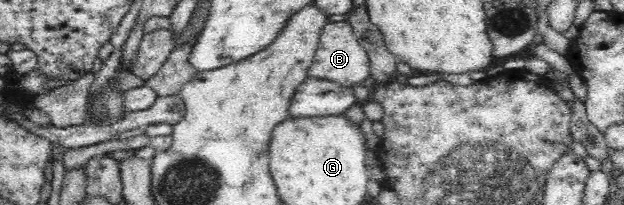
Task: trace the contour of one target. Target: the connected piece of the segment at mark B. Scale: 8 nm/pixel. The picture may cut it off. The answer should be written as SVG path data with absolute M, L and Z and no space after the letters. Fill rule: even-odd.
M328 22L323 25L314 60L309 67L308 77L335 81L340 87L352 88L370 75L369 57L358 42L349 22Z

